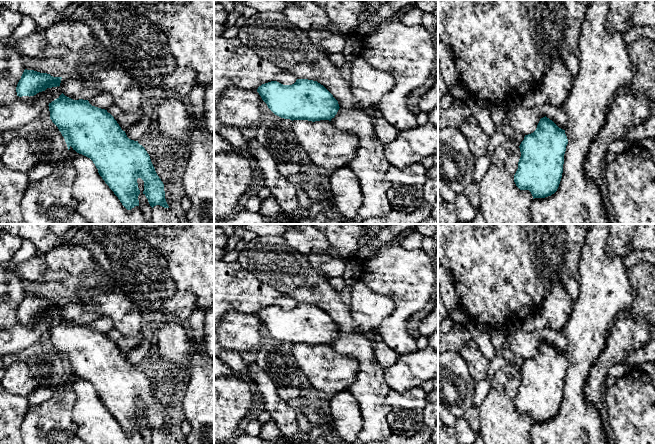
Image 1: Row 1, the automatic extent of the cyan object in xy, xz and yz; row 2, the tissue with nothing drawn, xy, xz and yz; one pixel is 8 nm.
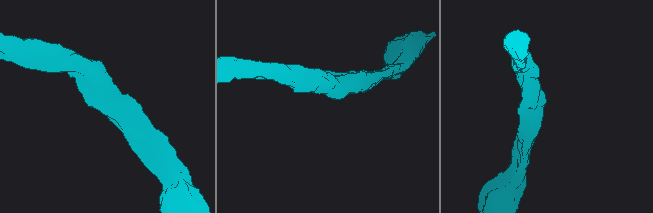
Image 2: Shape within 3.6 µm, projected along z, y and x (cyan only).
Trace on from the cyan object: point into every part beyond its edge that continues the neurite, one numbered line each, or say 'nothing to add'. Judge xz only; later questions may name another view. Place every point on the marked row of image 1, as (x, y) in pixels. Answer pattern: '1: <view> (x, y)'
nothing to add

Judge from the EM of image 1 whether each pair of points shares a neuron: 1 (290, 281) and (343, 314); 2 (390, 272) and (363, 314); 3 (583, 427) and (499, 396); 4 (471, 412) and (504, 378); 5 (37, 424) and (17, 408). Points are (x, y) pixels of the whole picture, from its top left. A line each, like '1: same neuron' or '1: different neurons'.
1: same neuron
2: different neurons
3: different neurons
4: different neurons
5: different neurons

